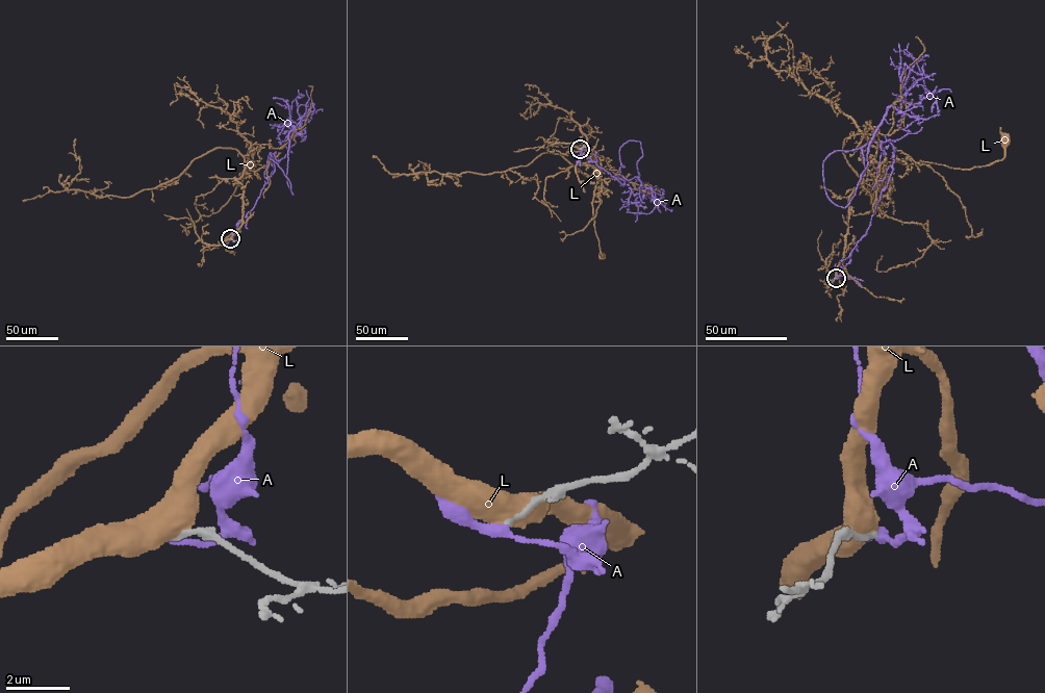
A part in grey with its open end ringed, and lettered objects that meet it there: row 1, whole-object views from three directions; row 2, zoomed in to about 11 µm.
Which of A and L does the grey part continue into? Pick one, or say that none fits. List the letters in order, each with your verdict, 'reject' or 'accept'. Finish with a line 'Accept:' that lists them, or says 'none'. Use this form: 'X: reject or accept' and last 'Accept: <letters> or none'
A: reject
L: reject
Accept: none

